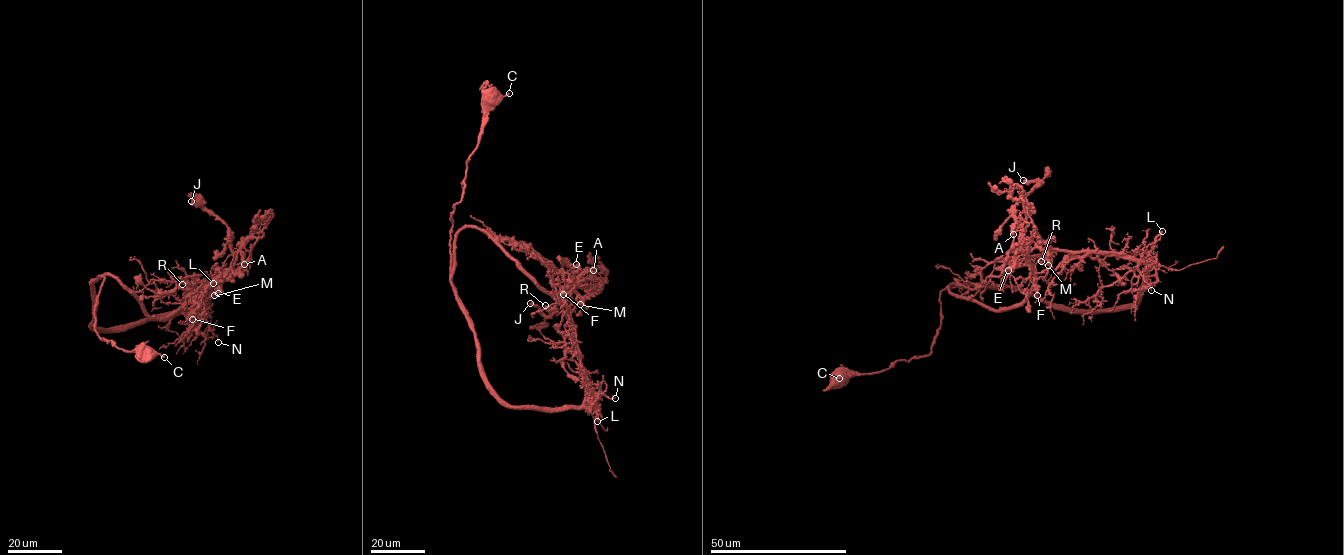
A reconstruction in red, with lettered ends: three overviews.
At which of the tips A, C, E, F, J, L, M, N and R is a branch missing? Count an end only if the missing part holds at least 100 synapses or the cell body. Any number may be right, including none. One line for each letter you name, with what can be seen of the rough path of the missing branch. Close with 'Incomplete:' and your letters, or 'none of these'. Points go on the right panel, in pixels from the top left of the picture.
L: Course of what is missing: (1162, 231), (1185, 210), (1195, 195), (1193, 143), (1198, 140)
Incomplete: L

